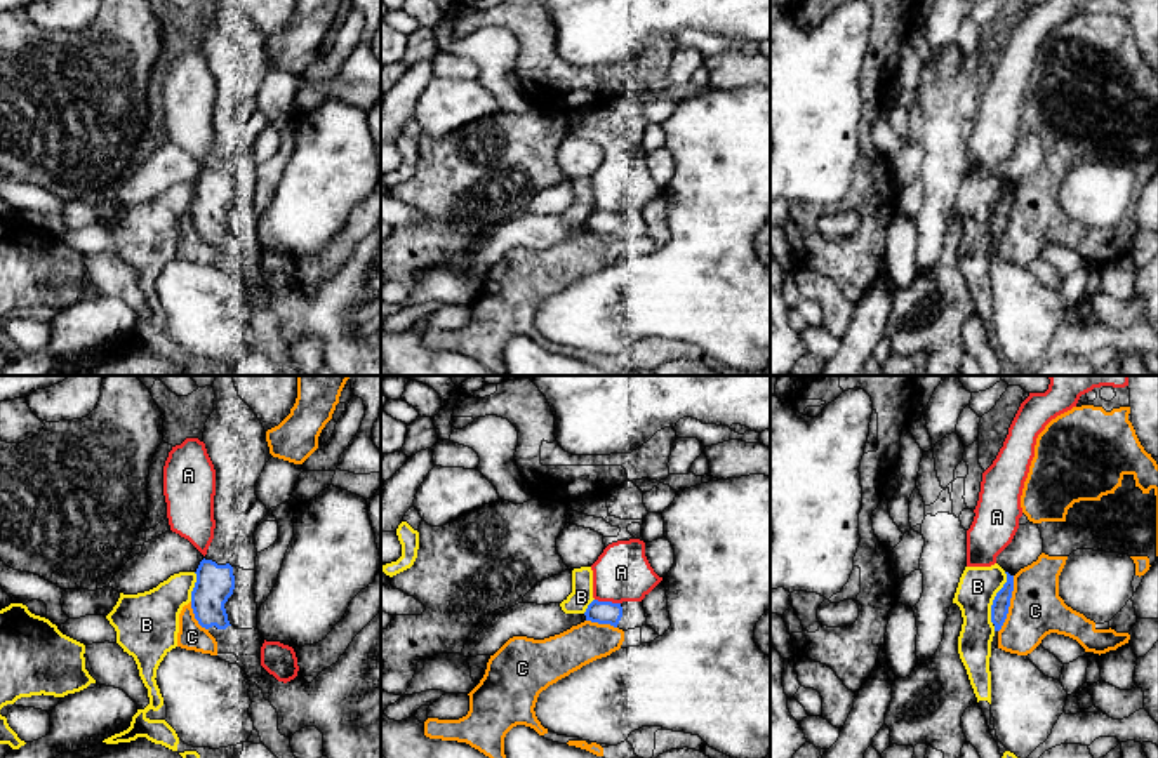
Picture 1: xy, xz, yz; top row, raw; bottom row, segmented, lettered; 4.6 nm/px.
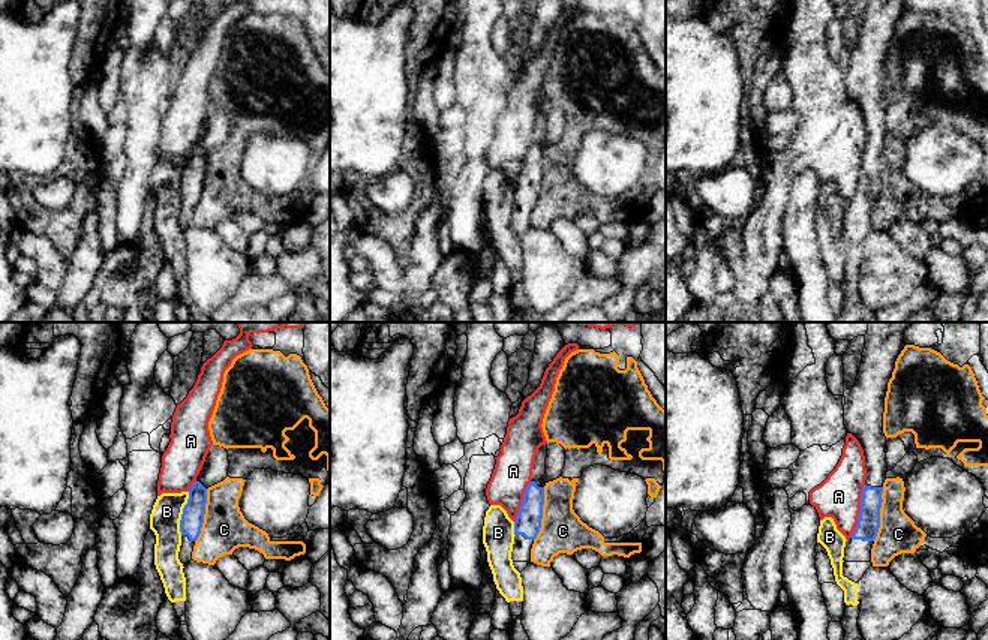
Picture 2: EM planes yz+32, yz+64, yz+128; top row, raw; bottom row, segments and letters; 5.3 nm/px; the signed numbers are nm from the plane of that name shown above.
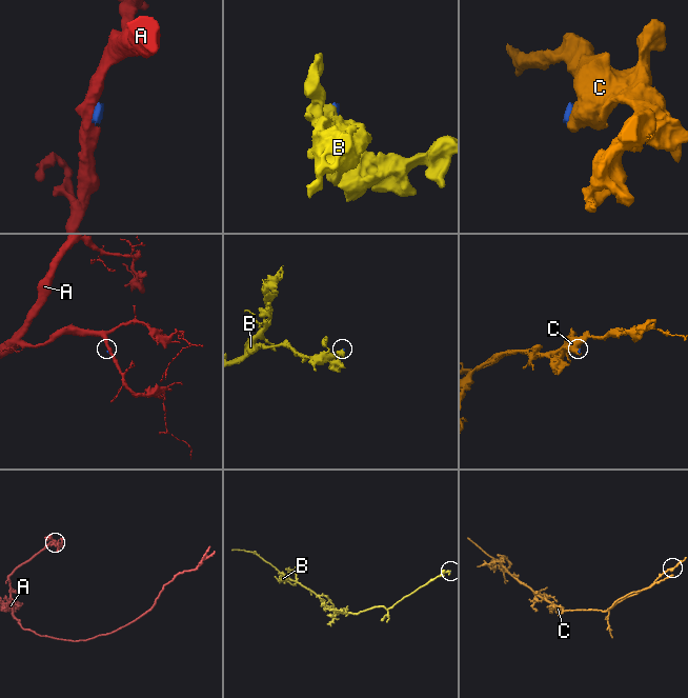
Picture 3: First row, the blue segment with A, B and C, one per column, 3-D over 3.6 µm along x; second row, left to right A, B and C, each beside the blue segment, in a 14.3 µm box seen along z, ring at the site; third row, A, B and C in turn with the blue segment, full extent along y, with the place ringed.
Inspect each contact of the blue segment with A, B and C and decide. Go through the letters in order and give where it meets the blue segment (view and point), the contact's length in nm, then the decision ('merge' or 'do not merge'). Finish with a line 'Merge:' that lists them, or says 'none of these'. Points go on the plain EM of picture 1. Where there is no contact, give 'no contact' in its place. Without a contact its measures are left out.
A: meets blue in xz at (607, 212); contact 120 nm long; do not merge
B: meets blue in yz at (995, 209); contact 240 nm long; do not merge
C: meets blue in yz at (1009, 214); contact 280 nm long; do not merge
Merge: none of these

